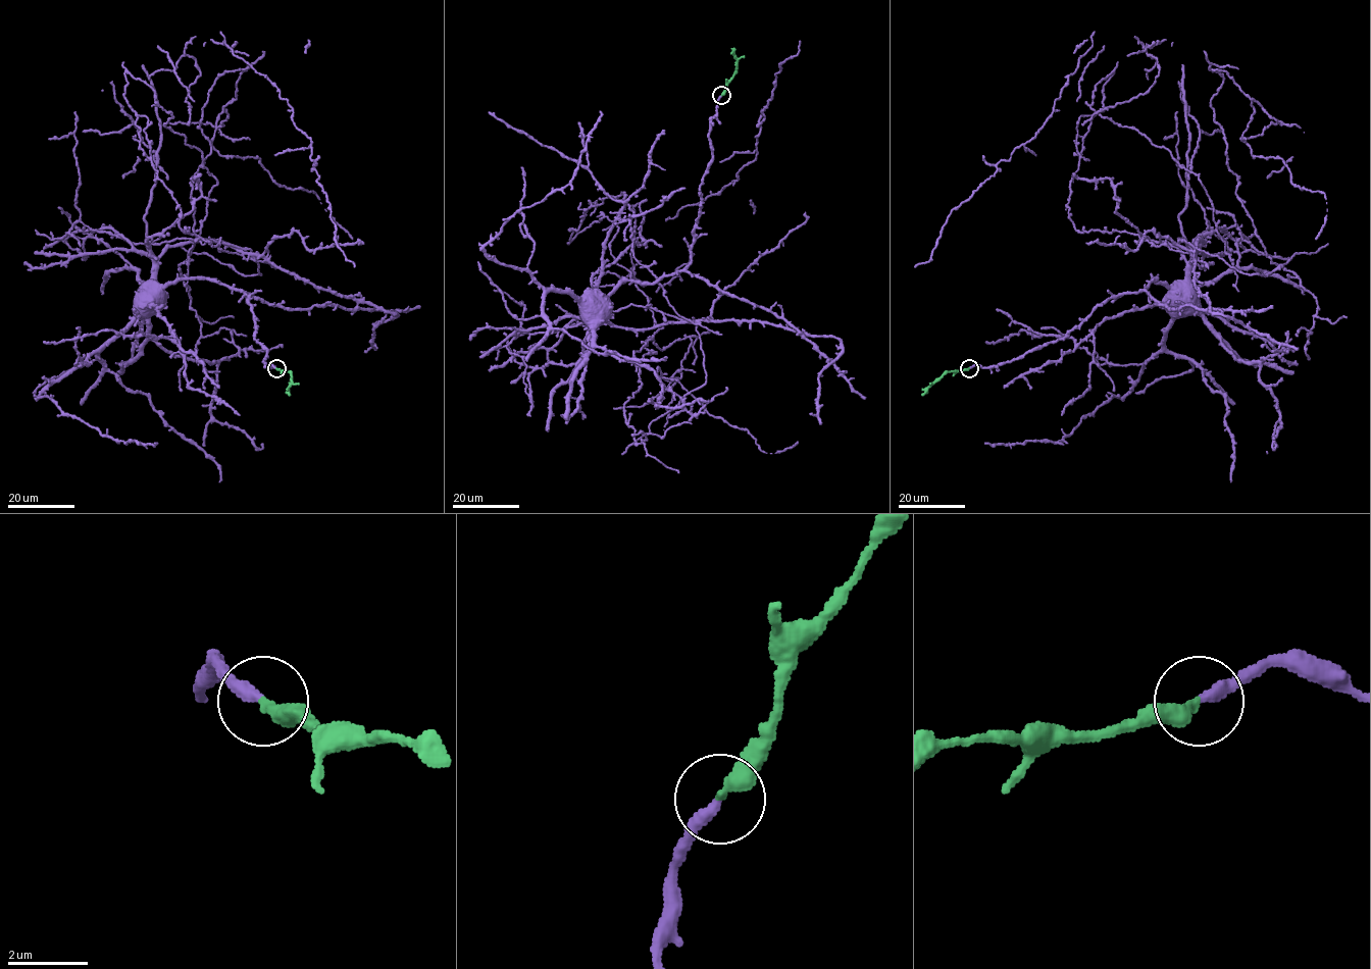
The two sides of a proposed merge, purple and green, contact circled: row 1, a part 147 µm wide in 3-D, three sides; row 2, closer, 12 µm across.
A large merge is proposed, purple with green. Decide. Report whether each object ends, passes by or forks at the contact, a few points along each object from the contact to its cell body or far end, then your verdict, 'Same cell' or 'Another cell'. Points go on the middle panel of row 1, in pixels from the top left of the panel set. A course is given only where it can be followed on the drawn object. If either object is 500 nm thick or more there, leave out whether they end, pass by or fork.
At the ring purple ends. At the ring green ends. Course of purple: (721, 95), (708, 133), (711, 162), (700, 186), (691, 262), (652, 283), (623, 281), (599, 305), (593, 302). Course of green: (721, 95), (735, 69), (734, 48). Same cell

